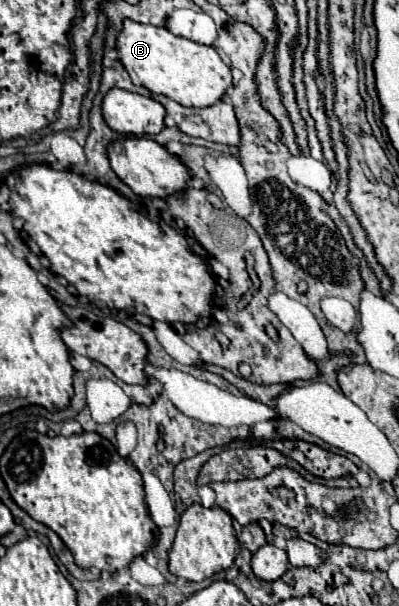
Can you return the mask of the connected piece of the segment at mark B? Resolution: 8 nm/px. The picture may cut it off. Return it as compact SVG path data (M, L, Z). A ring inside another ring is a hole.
M126 18L116 38L116 50L118 60L136 86L144 86L150 92L168 96L182 106L212 106L222 98L226 88L232 86L232 70L222 62L214 48L174 36L162 26L140 24Z

